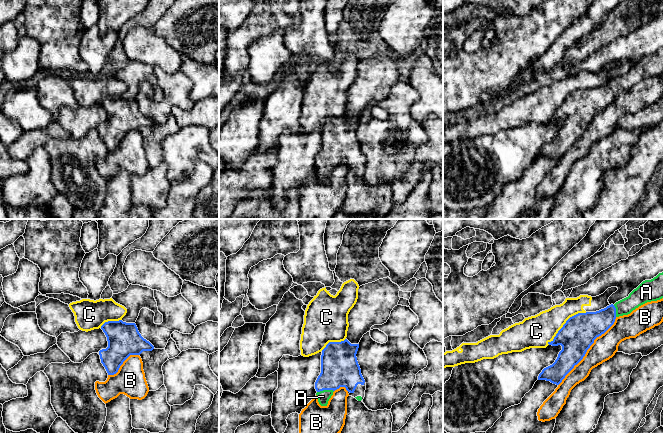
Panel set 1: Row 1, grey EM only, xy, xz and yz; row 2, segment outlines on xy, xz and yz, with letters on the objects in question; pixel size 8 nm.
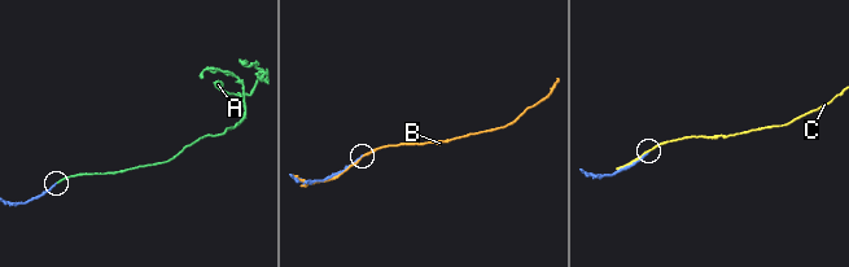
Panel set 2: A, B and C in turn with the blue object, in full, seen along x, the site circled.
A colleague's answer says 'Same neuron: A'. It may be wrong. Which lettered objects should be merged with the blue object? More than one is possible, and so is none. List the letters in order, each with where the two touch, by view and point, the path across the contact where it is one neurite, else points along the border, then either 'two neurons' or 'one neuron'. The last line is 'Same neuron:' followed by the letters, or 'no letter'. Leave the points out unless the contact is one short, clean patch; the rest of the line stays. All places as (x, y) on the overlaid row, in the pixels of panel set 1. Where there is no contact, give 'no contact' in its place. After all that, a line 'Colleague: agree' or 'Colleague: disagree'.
A: contact xz (325, 389); way xz (339, 367), (326, 383), (325, 389), (323, 396); one neuron
B: contact yz (587, 349); two neurons
C: contact yz (565, 323); two neurons
Same neuron: A
Colleague: agree

